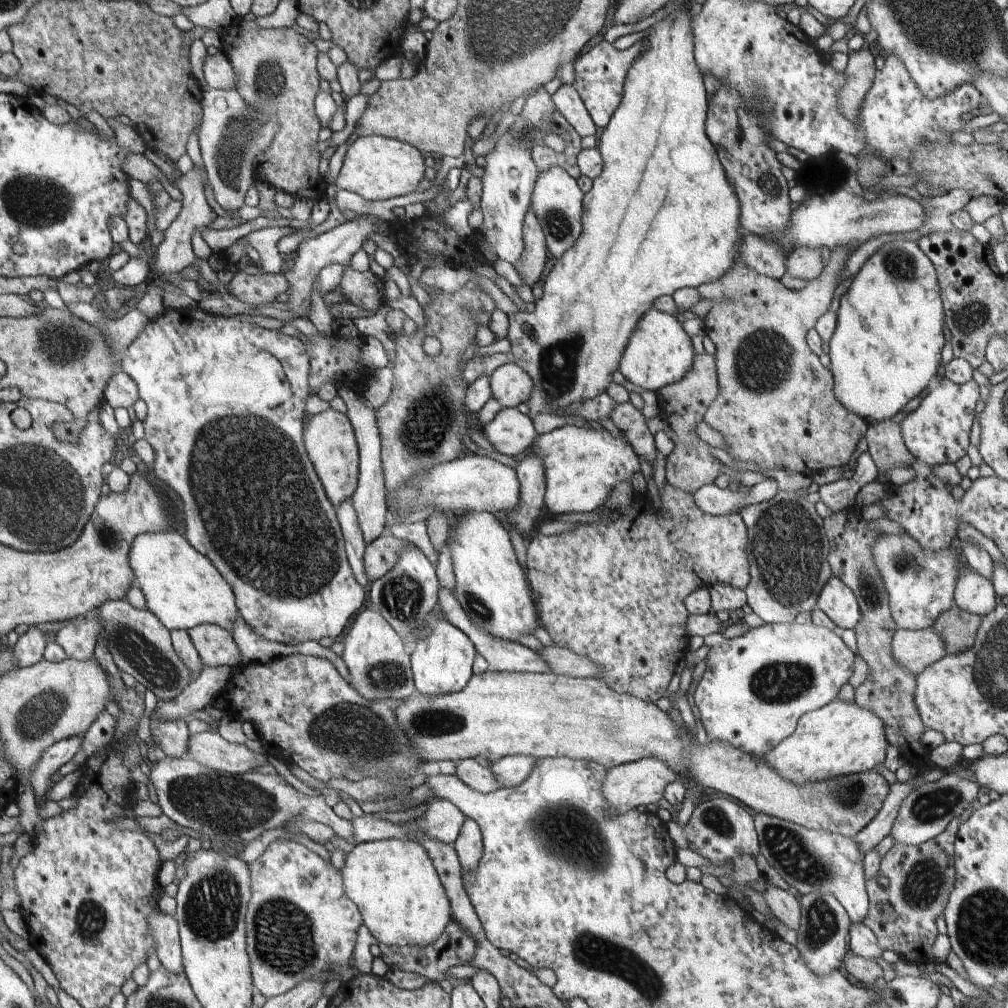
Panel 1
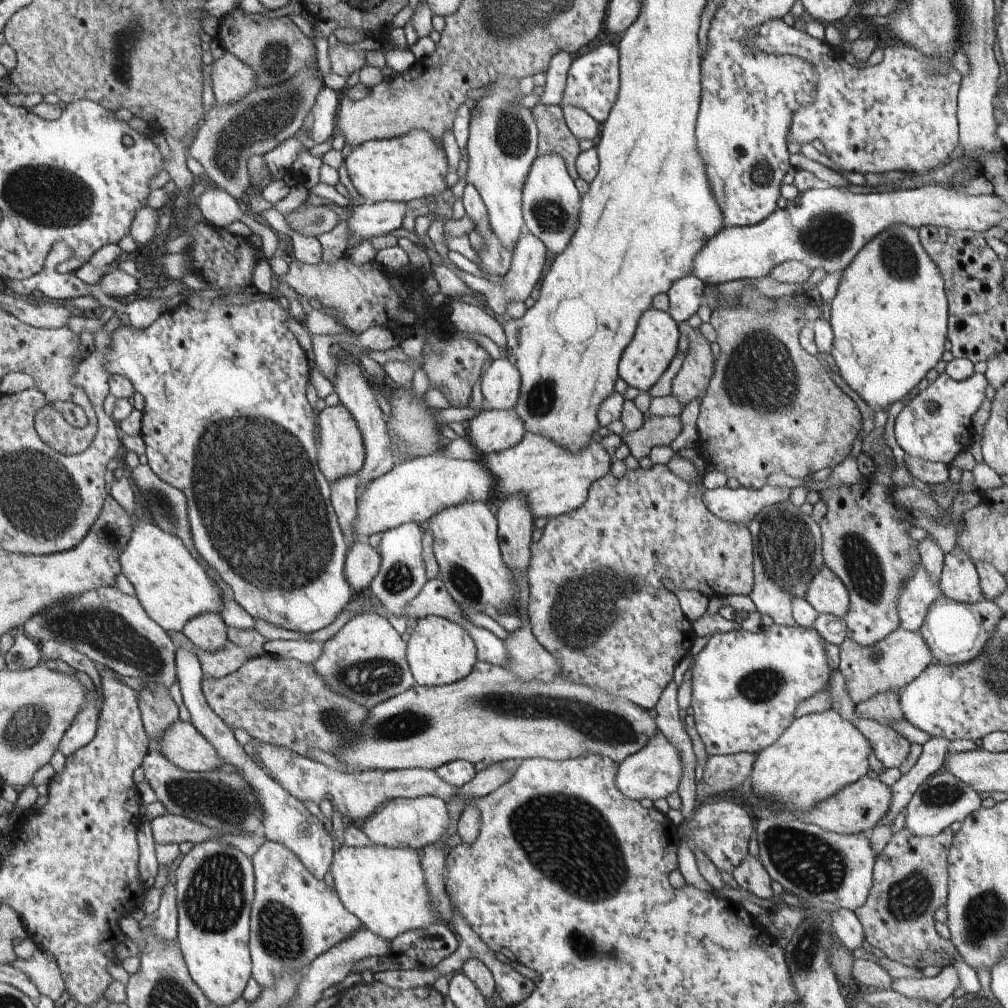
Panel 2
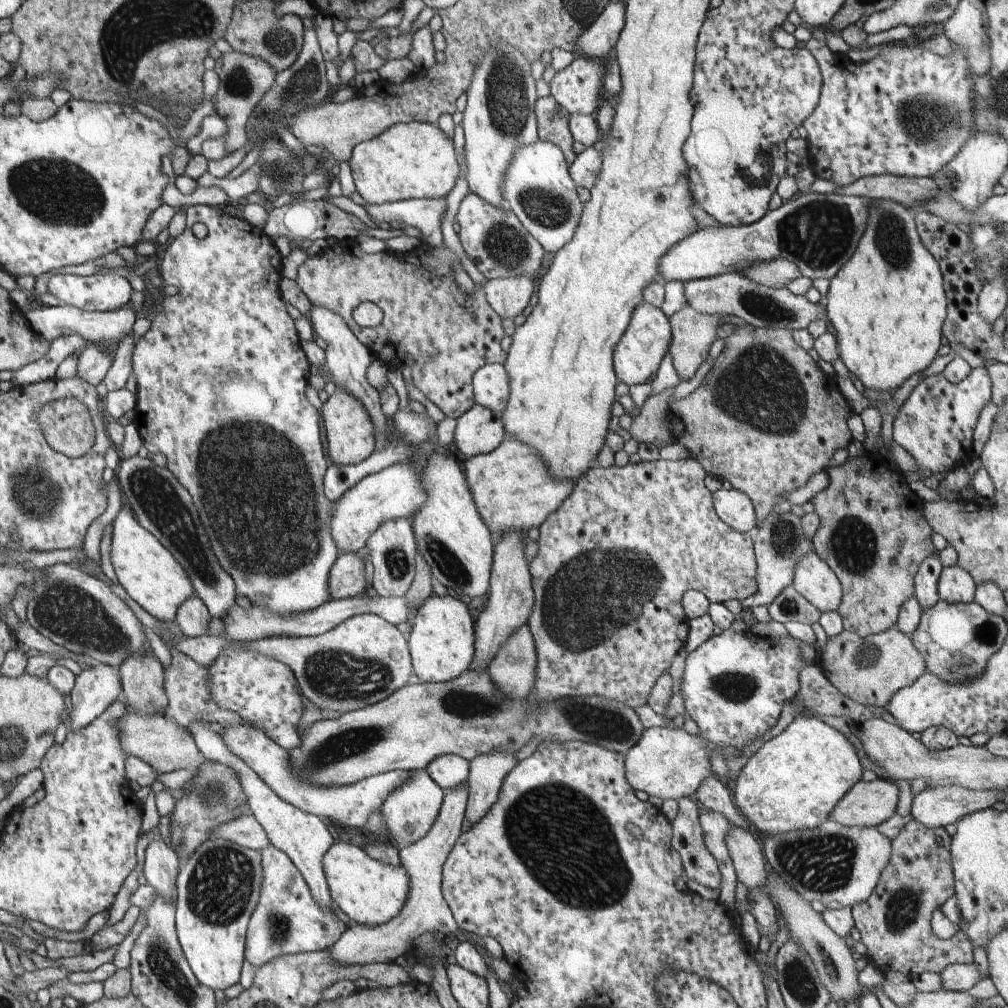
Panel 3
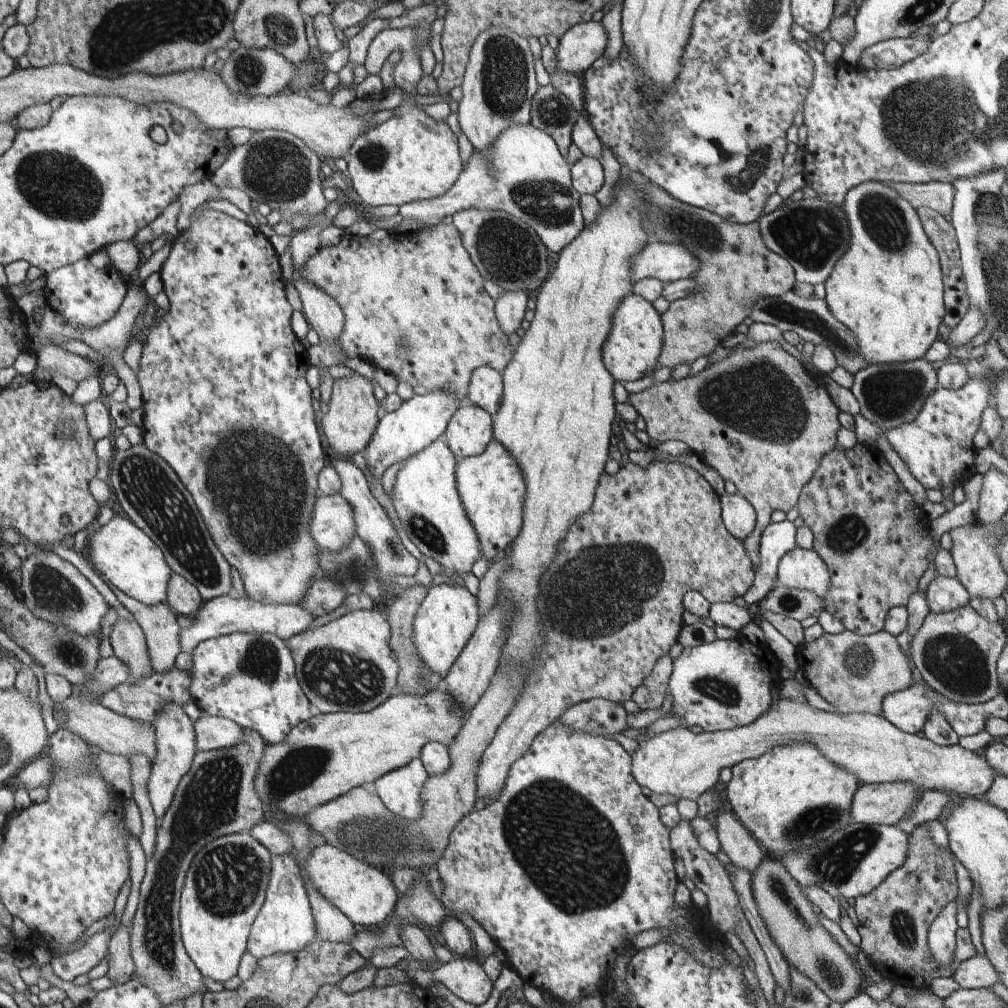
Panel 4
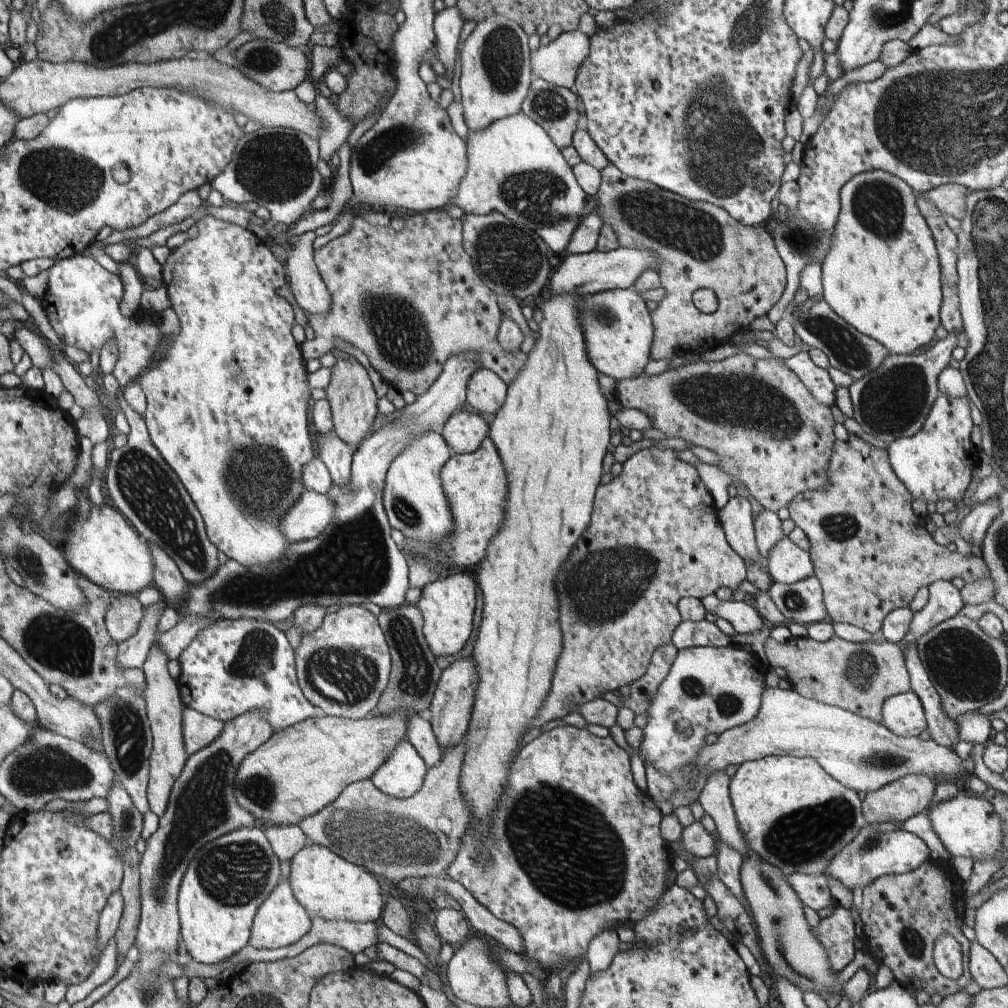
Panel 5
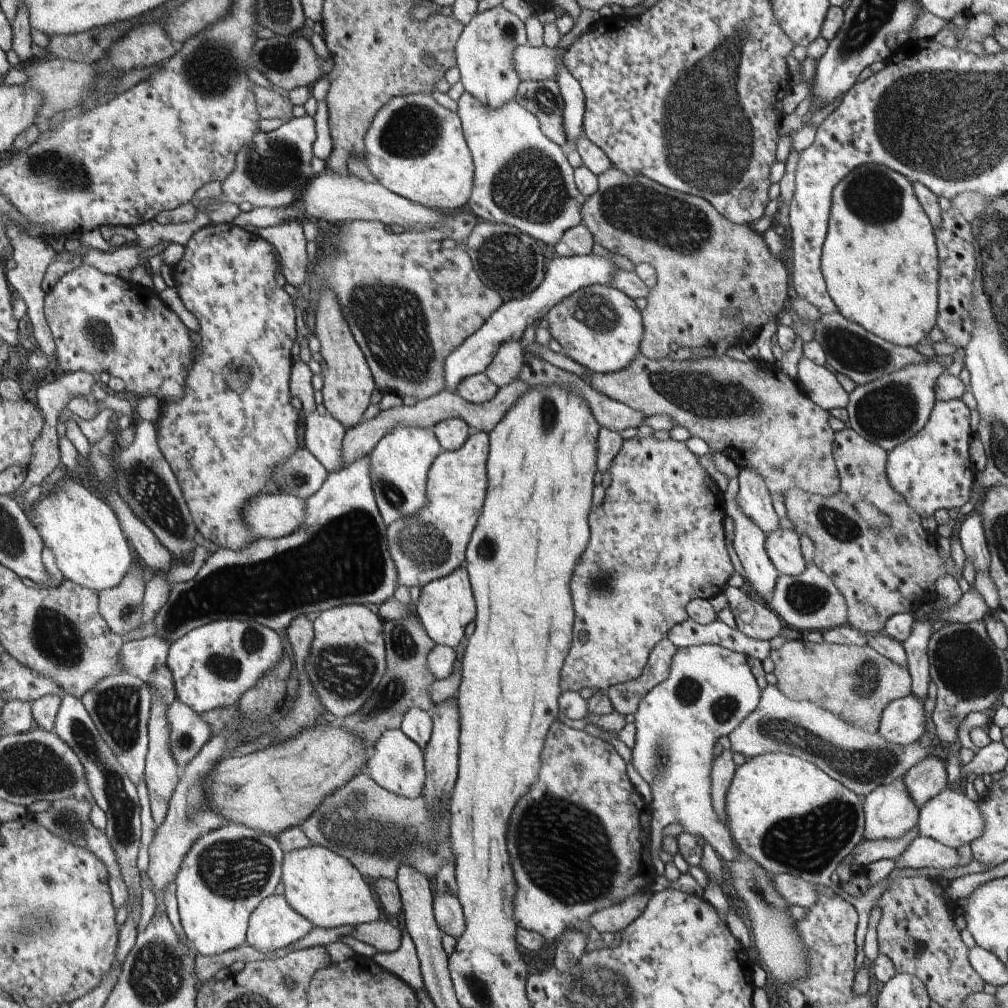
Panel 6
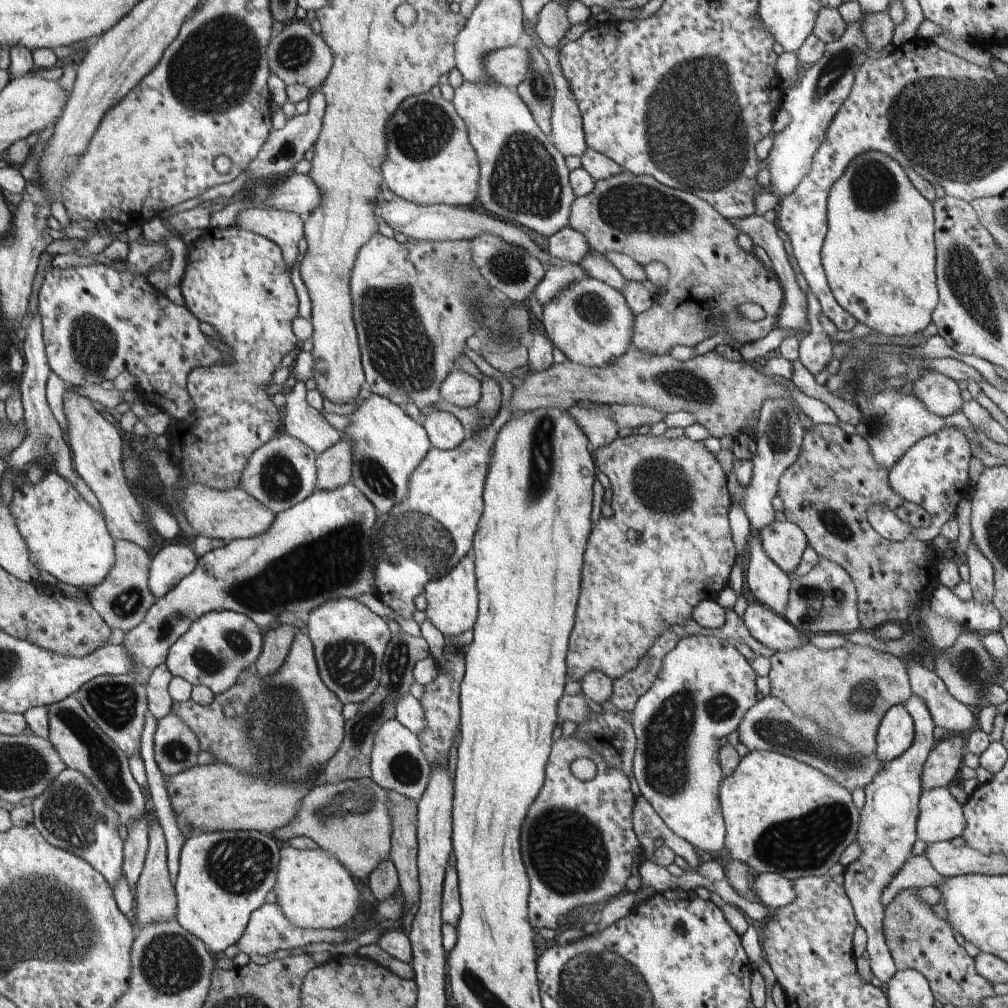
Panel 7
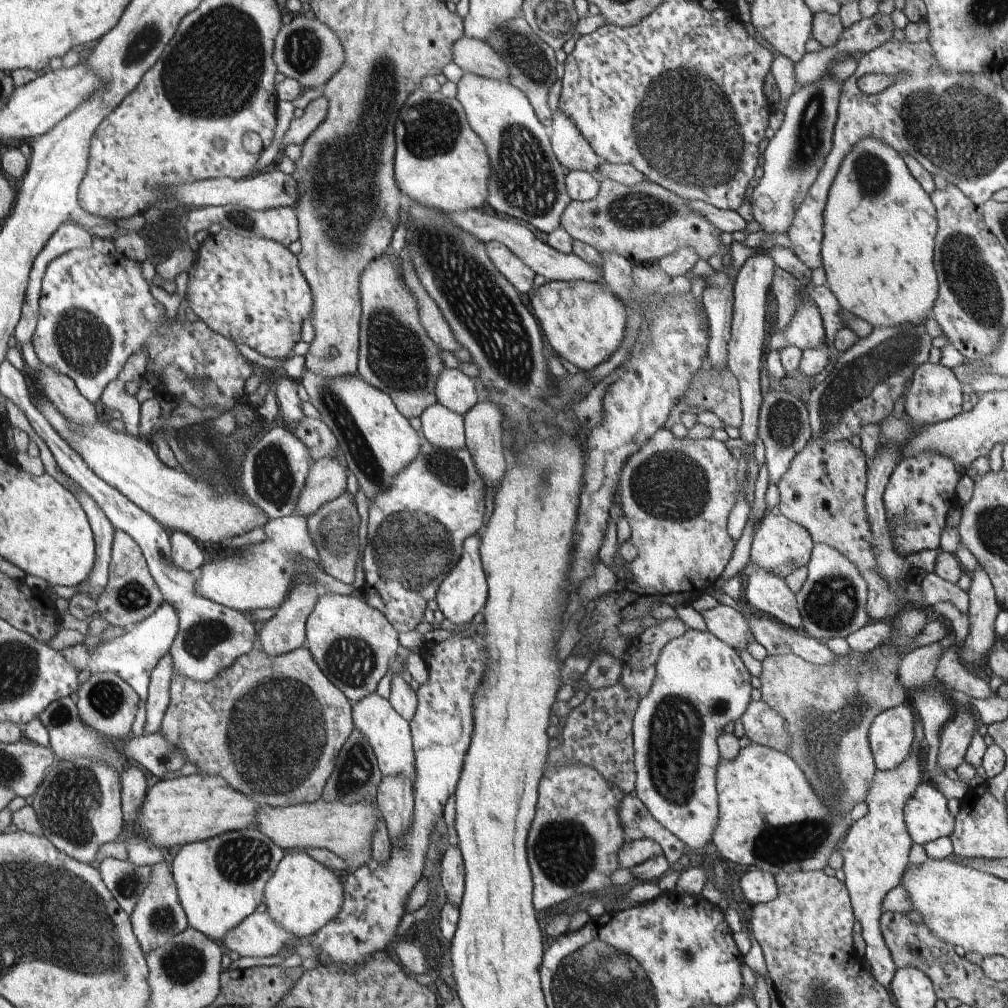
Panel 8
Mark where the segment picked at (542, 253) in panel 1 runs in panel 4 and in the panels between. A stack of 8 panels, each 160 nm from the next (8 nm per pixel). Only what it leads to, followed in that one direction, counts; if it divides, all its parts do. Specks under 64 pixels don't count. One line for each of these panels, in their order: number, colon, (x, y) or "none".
2: (527, 268)
3: (509, 296)
4: (510, 307)

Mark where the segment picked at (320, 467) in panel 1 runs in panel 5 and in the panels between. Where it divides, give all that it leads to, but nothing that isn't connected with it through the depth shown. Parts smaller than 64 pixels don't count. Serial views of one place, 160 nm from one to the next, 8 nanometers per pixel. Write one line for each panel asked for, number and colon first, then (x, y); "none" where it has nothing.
2: (342, 452)
3: (350, 431)
4: (352, 418)
5: (350, 394)

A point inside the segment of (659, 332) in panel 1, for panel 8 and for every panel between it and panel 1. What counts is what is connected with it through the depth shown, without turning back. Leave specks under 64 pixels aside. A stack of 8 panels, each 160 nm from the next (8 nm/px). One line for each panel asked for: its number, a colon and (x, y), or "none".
2: (654, 344)
3: (642, 347)
4: (632, 348)
5: (617, 327)
6: (599, 326)
7: (589, 321)
8: (585, 323)

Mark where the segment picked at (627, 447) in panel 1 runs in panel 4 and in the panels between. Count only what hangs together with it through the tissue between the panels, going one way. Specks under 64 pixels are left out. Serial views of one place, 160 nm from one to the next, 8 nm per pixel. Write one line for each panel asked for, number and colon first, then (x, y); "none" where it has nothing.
2: (553, 480)
3: (513, 490)
4: (491, 485)

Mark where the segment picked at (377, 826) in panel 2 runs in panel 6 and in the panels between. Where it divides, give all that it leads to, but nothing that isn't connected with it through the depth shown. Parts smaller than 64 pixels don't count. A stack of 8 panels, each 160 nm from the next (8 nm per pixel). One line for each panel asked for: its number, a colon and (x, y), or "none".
3: (411, 809)
4: (400, 789)
5: (402, 775)
6: (398, 763)

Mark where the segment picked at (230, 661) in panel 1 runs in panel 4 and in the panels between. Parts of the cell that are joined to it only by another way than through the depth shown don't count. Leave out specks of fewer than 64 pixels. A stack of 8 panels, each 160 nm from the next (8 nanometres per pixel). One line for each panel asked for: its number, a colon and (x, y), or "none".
2: (207, 630)
3: (193, 616)
4: (183, 597)

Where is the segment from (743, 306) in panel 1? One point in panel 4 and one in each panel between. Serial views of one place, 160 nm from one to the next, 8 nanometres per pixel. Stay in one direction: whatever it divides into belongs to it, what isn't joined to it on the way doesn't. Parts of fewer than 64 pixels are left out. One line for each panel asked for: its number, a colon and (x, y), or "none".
2: (770, 407)
3: (765, 417)
4: (761, 418)

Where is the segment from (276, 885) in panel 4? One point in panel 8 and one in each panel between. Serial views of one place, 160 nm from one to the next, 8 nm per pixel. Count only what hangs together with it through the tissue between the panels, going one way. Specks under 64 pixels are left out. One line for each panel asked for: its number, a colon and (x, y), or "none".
5: (281, 920)
6: (274, 924)
7: (269, 929)
8: (258, 936)

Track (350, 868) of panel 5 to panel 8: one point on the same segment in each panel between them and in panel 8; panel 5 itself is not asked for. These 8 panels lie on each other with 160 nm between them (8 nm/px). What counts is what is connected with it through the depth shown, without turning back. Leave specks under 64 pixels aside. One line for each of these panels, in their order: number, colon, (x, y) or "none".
6: (326, 888)
7: (315, 890)
8: (303, 896)

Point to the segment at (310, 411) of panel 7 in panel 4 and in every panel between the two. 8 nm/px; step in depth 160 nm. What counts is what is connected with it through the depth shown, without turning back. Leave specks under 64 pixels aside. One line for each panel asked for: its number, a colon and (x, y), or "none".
4: (372, 524)
5: (338, 456)
6: (323, 434)

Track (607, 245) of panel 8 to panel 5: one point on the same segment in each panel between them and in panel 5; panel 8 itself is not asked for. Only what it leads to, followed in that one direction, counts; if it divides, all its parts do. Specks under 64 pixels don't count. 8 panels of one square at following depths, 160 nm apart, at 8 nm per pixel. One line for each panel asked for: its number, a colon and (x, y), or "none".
5: (697, 244)
6: (705, 263)
7: (710, 274)

